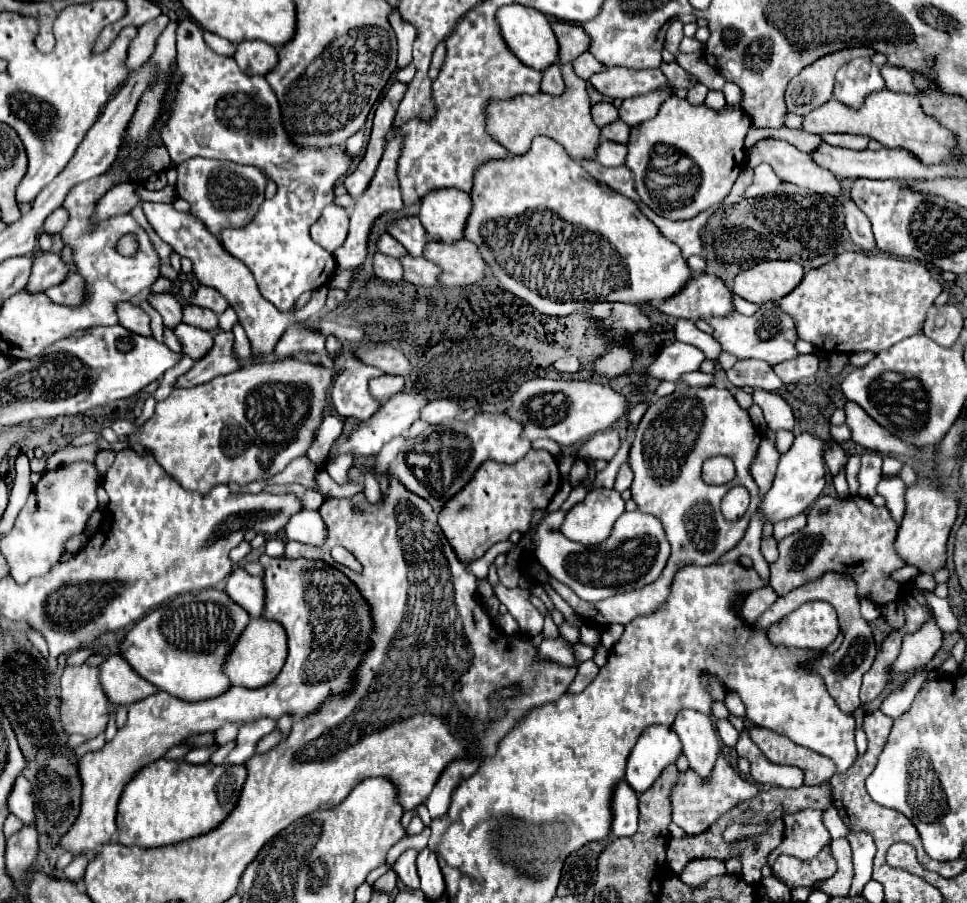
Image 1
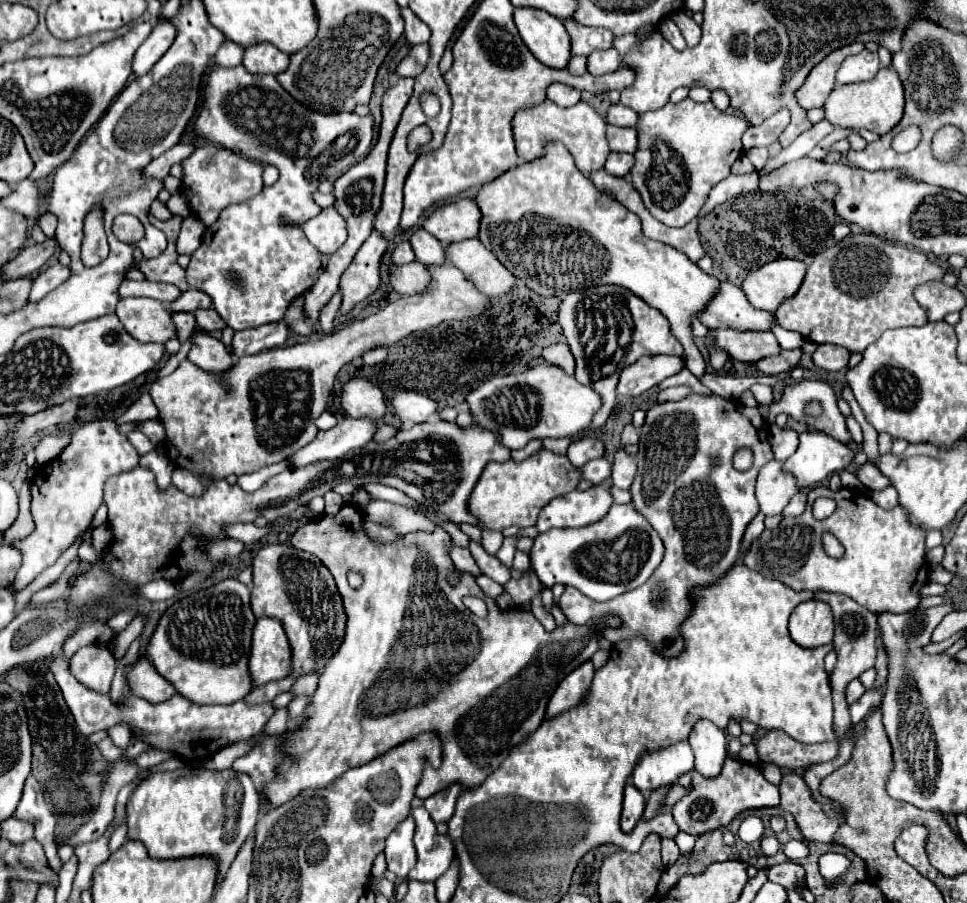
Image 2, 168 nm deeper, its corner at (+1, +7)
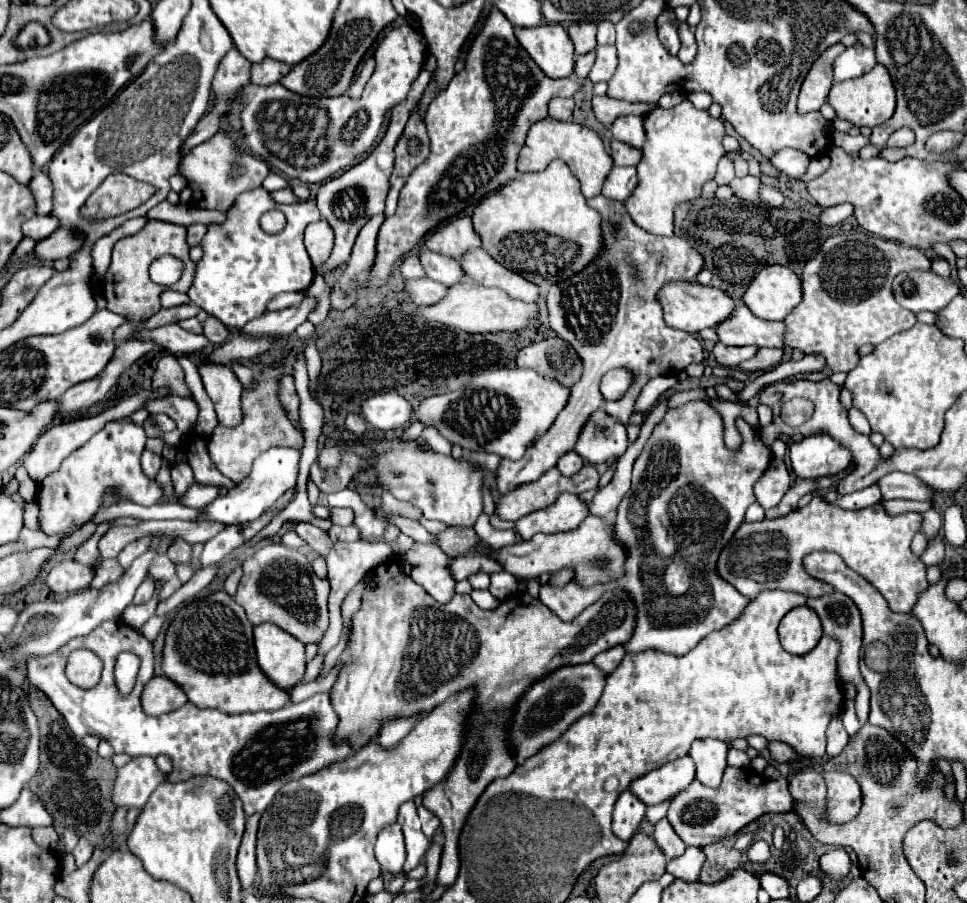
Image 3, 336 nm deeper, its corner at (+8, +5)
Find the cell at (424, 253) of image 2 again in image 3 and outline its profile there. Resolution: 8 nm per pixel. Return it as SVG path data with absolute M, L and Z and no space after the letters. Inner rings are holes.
M420 249L418 257L420 257L420 263L422 263L426 275L442 285L454 285L454 283L462 281L462 277L464 277L464 271L460 269L456 259L434 253L430 249Z

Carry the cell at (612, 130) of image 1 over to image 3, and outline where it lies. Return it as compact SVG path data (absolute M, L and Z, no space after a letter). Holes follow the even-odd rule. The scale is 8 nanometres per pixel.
M612 139L610 155L614 159L614 165L636 165L642 159L642 151L636 147L630 147L628 143Z

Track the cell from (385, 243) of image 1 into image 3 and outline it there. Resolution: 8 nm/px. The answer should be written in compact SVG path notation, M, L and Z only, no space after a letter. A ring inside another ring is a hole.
M414 251L408 253L408 255L402 259L402 263L400 263L400 273L402 273L404 279L418 279L418 277L424 277L424 275L426 275L424 269L422 269L422 265L420 265L420 261L418 261L418 255L416 255Z

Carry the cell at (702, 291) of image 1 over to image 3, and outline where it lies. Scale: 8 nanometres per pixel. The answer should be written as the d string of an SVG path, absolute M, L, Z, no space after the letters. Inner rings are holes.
M738 303L734 313L718 323L714 329L718 341L724 345L756 345L756 347L782 347L784 323L764 321L750 313L744 303Z

